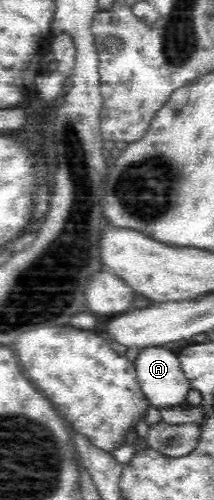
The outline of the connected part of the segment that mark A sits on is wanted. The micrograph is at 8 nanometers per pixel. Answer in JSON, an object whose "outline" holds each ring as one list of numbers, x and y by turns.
{"outline":[[157,345,141,349,134,356,136,376,150,405,169,407,185,403,192,387,181,369,178,351]]}

